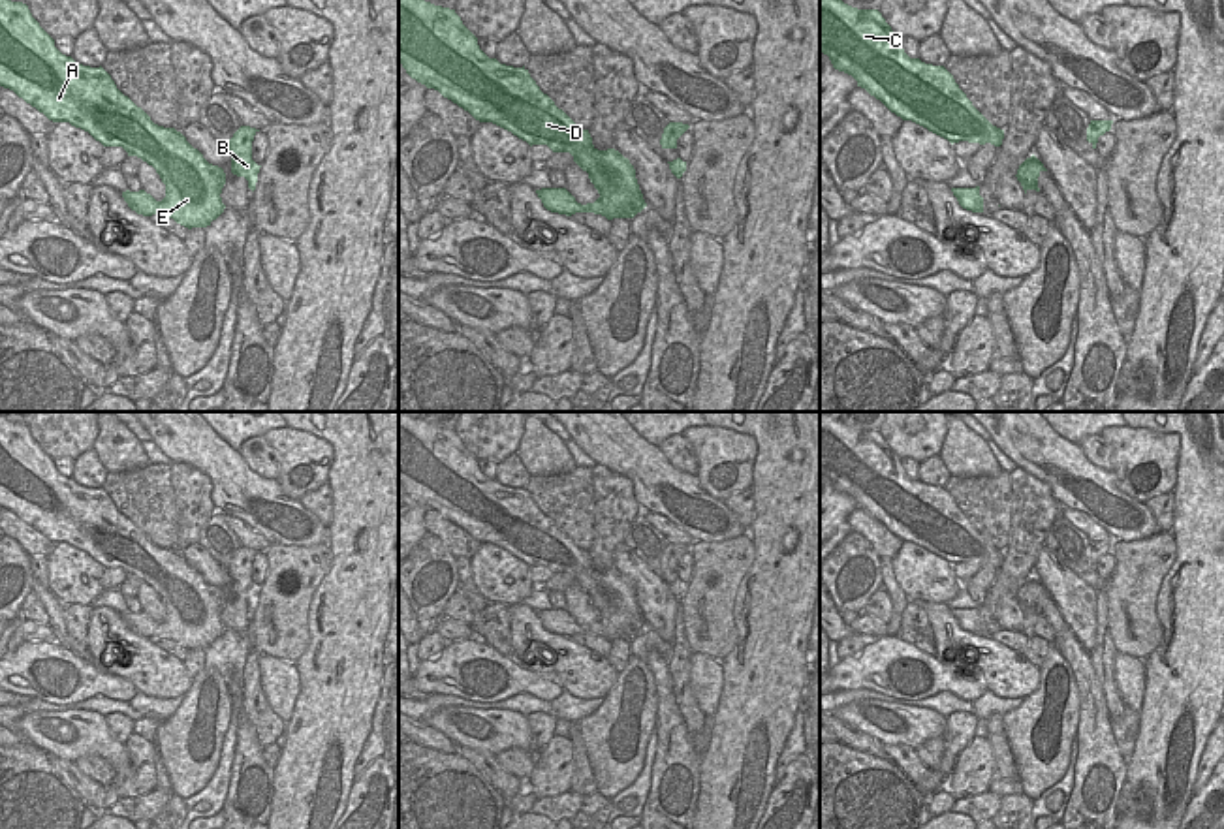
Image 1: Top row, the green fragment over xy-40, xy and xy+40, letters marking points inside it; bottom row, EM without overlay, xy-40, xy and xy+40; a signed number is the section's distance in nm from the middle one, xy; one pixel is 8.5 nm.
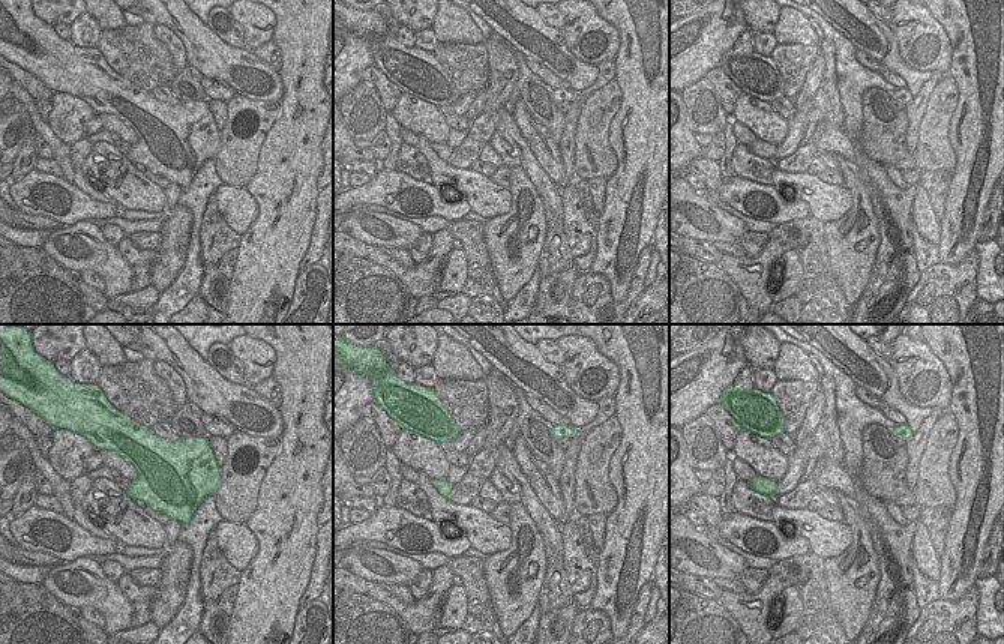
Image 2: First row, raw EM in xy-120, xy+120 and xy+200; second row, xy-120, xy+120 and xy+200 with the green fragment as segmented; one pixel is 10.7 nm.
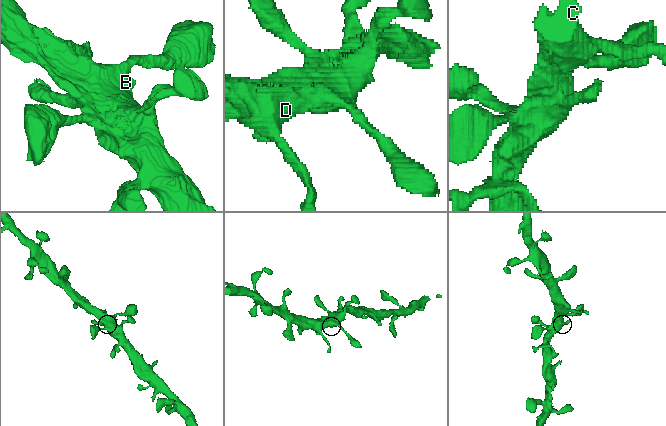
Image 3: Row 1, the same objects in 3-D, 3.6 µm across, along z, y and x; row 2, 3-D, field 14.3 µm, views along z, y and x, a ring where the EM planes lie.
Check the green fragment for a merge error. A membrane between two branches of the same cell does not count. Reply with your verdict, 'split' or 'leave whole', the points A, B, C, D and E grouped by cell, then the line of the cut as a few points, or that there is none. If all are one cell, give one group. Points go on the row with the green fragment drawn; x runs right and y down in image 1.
leave whole; A B C D E; no cut

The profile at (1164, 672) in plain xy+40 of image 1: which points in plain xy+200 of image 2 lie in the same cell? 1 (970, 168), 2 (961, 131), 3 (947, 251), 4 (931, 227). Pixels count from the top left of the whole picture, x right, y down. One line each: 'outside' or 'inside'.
1: inside
2: inside
3: inside
4: outside

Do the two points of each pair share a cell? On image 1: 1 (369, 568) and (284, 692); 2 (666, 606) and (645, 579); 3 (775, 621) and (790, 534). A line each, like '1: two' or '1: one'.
1: two
2: one
3: one

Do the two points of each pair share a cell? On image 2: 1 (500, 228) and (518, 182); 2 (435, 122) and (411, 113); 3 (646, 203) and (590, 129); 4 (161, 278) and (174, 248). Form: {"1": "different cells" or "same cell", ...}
{"1": "same cell", "2": "same cell", "3": "different cells", "4": "same cell"}

